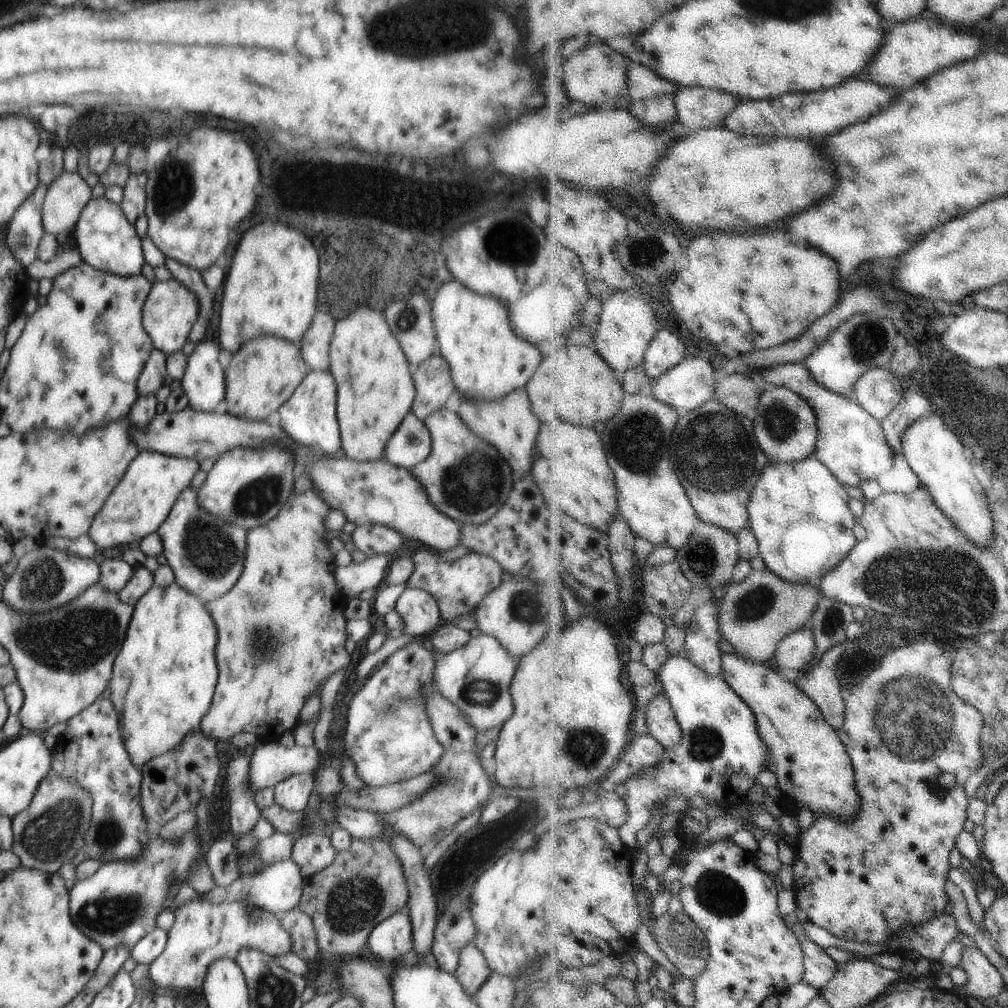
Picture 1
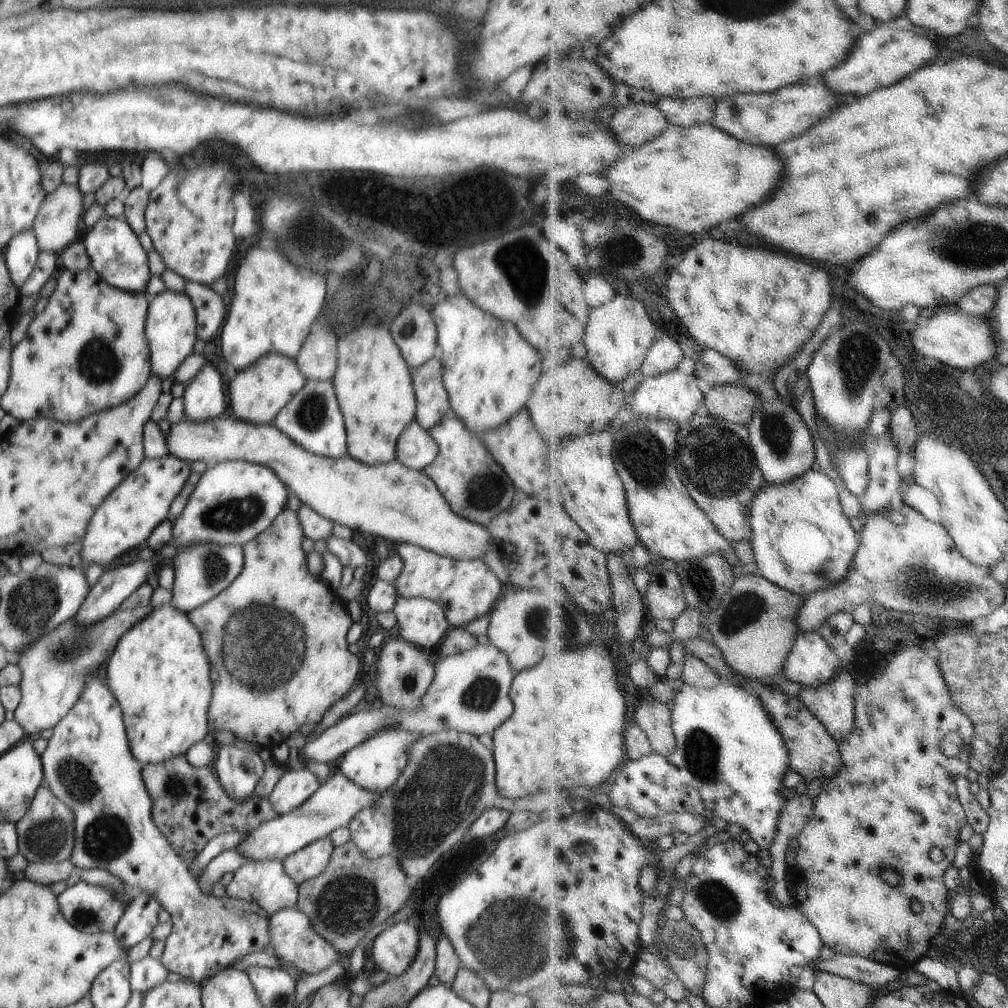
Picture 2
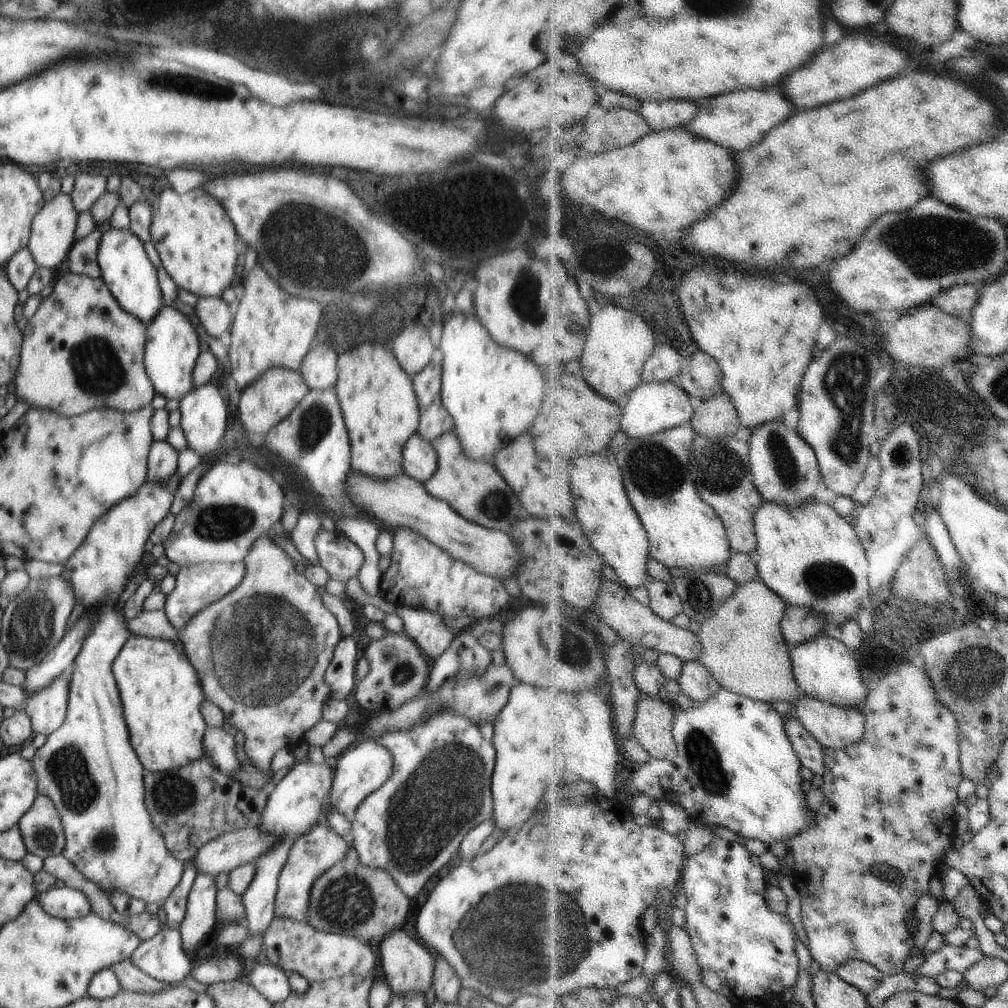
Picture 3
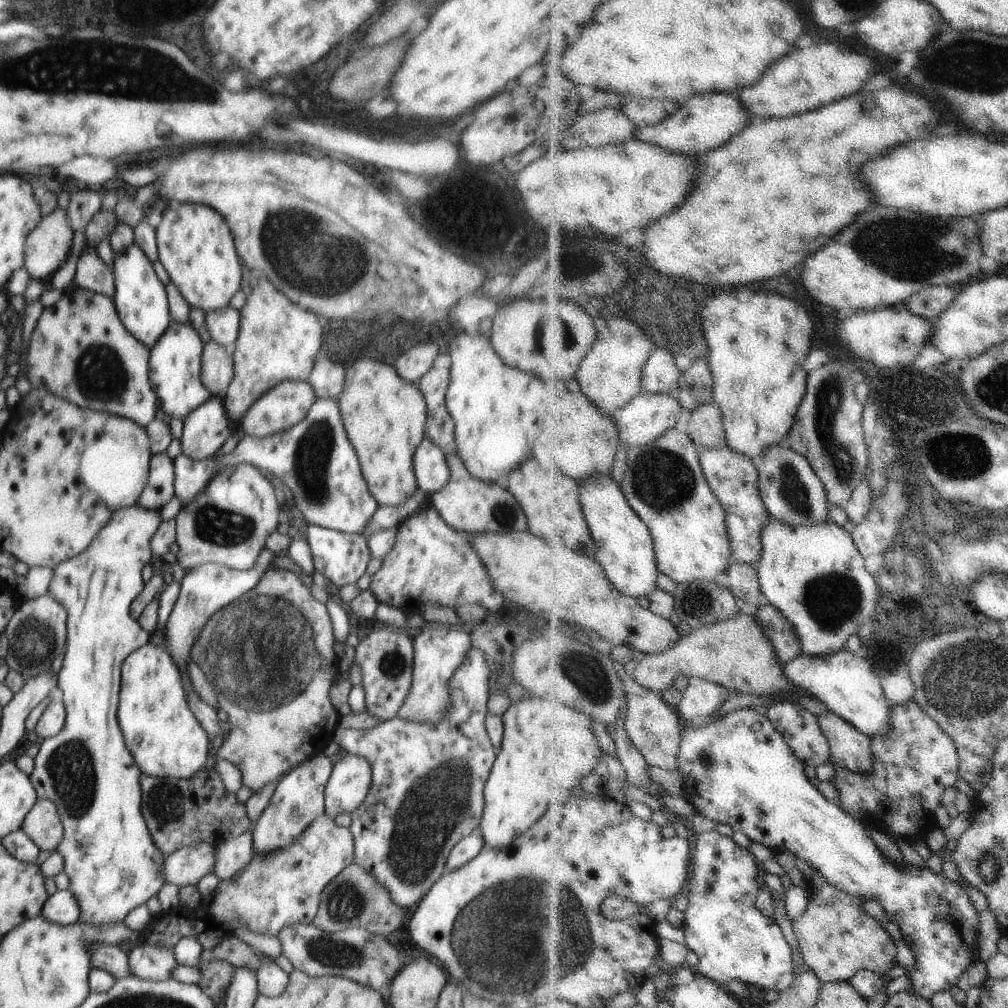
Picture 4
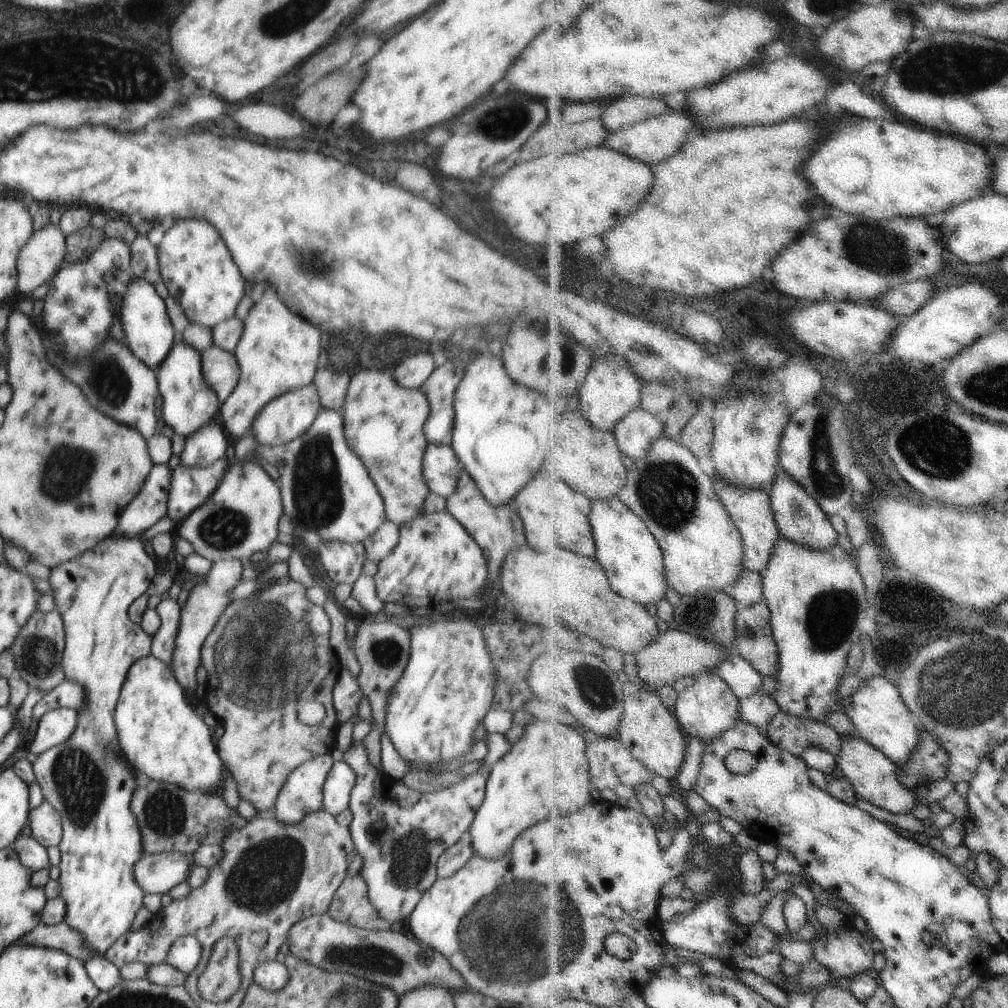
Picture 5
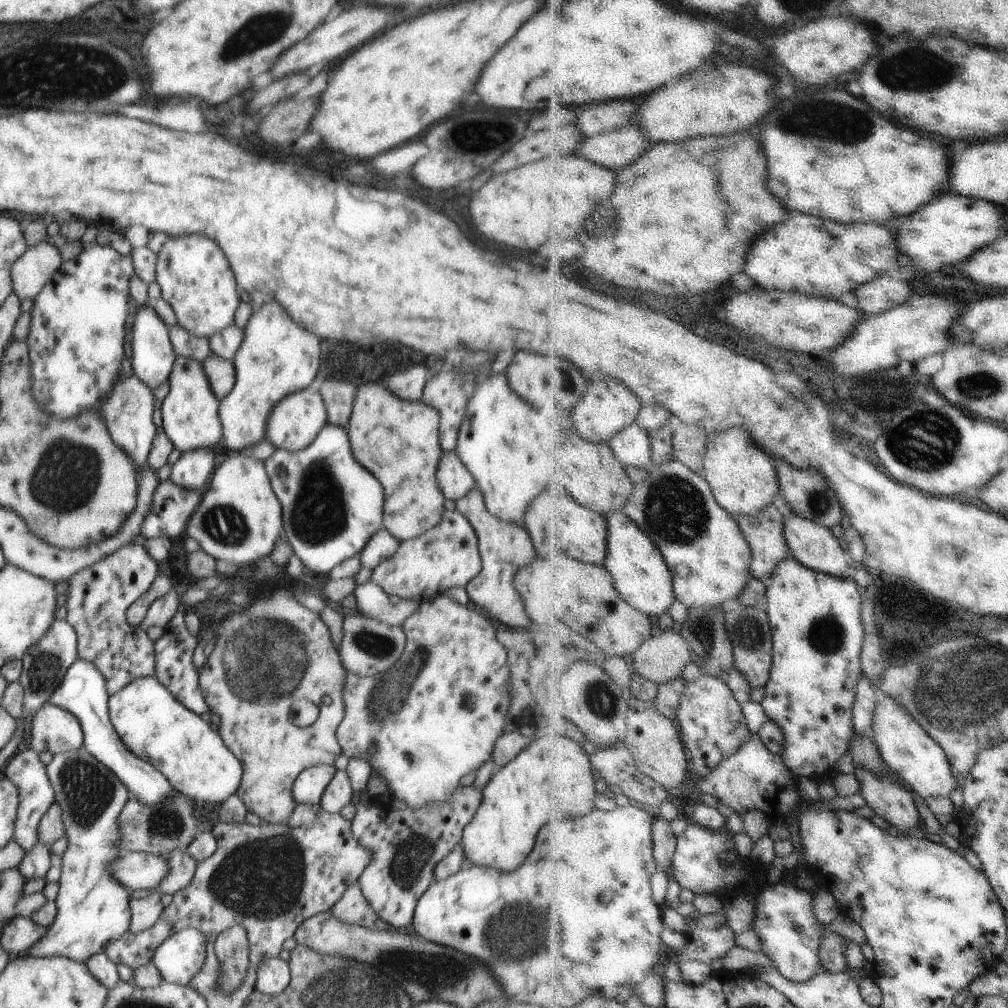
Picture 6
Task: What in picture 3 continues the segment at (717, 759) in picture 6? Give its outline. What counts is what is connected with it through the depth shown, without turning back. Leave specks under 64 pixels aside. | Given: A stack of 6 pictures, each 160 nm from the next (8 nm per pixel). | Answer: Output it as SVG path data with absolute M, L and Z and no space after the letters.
M686 661L679 681L683 692L695 703L716 696L723 687L716 675L700 661Z

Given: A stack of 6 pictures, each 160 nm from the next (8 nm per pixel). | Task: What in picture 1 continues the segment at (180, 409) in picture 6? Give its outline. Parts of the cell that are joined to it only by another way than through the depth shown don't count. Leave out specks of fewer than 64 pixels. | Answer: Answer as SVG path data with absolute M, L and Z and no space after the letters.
M174 277L170 280L155 281L143 304L143 327L153 342L153 348L165 356L180 351L187 341L192 325L199 317L197 296Z

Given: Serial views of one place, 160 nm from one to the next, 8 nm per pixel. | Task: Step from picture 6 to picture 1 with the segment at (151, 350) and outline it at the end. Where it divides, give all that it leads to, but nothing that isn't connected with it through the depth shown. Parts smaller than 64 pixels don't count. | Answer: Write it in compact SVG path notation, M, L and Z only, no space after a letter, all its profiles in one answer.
M105 195L92 197L81 210L74 228L77 249L84 262L96 270L128 276L141 273L145 262L141 238L134 225L126 218L119 204L110 202Z

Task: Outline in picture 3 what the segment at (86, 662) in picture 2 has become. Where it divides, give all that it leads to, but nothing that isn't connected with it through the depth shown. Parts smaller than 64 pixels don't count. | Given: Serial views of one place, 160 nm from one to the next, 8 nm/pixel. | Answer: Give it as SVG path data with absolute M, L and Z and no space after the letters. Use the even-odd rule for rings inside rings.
M163 610L143 611L127 622L128 631L132 635L148 636L158 639L172 639L178 642L177 631L170 625ZM69 674L57 677L49 686L34 692L22 708L27 712L34 734L50 735L65 720L69 698Z

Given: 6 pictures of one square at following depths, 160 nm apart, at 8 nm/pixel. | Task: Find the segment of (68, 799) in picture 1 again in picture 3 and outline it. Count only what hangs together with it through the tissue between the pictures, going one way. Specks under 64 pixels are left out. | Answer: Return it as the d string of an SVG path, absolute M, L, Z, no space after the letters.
M38 795L18 826L28 853L44 859L61 854L64 850L64 830L60 824L60 816L49 797Z

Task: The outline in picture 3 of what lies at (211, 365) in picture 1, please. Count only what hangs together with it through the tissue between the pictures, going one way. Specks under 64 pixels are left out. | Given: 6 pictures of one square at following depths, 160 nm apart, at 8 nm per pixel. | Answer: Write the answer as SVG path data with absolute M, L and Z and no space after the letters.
M210 380L197 387L192 387L180 401L181 421L180 428L184 432L187 446L193 448L196 457L208 456L219 446L222 446L226 424L228 424L228 402L220 395L219 380Z

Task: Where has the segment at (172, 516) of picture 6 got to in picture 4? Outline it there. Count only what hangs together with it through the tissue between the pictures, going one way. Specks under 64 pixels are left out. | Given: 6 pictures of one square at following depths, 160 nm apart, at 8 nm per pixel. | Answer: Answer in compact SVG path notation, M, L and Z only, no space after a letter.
M317 398L308 409L308 414L288 430L267 436L264 438L242 438L230 454L223 457L210 457L203 461L195 461L184 454L178 455L173 461L175 468L175 495L180 497L183 504L194 500L200 491L206 488L209 480L214 476L212 472L218 471L228 465L249 464L261 468L264 472L279 477L280 480L290 488L290 506L298 508L304 515L309 525L320 525L337 531L354 534L366 534L365 526L372 515L376 512L379 504L372 498L362 474L360 474L360 464L356 458L356 452L352 448L351 440L348 440L343 416L339 407L339 402L335 398Z

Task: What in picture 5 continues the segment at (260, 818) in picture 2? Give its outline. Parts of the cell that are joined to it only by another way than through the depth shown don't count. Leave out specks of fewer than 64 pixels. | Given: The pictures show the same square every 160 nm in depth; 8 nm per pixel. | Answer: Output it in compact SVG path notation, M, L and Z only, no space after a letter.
M145 777L137 781L131 809L141 830L143 850L153 855L170 851L193 854L199 846L221 844L228 831L248 824L237 809L228 806L221 790L186 790Z

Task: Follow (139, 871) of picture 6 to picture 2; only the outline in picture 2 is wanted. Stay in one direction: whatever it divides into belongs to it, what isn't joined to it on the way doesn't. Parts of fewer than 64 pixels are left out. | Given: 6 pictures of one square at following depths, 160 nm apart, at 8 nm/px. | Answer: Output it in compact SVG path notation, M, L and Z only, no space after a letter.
M341 772L330 776L318 791L302 806L298 806L292 812L279 815L274 820L262 822L258 828L248 831L246 840L236 848L240 854L246 856L247 861L280 860L291 856L304 846L330 837L336 828L349 827L350 820L364 808L372 806L382 795L381 792L362 790L362 786L356 786L348 781Z

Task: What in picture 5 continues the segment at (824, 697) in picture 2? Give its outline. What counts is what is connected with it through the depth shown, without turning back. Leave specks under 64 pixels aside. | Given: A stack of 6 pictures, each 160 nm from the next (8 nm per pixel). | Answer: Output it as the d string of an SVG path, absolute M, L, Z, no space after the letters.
M860 734L843 736L843 747L838 761L839 768L851 780L860 798L896 814L909 813L918 804L917 794L899 779L897 764Z

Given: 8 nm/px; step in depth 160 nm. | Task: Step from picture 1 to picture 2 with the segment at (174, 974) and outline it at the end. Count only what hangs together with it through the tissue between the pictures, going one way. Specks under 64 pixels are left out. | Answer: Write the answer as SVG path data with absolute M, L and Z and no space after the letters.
M94 672L86 678L80 698L54 728L54 734L40 760L44 783L58 800L62 800L74 812L74 849L70 861L77 871L103 868L118 877L127 890L133 893L146 892L148 896L156 898L170 914L172 933L165 940L166 948L160 958L168 973L174 972L195 984L203 984L220 970L242 960L246 954L268 950L270 915L258 903L204 894L190 874L189 865L173 850L162 830L154 824L152 802L142 776L143 766L130 754L122 710L102 676L96 676Z

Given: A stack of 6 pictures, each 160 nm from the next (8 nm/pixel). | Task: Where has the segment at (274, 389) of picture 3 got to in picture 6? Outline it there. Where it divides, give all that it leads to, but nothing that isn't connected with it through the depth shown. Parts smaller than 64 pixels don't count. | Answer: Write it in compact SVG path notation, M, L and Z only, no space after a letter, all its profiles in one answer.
M307 387L305 390L286 396L274 406L270 416L268 416L265 439L276 449L296 453L310 446L326 424L327 411L318 387Z

